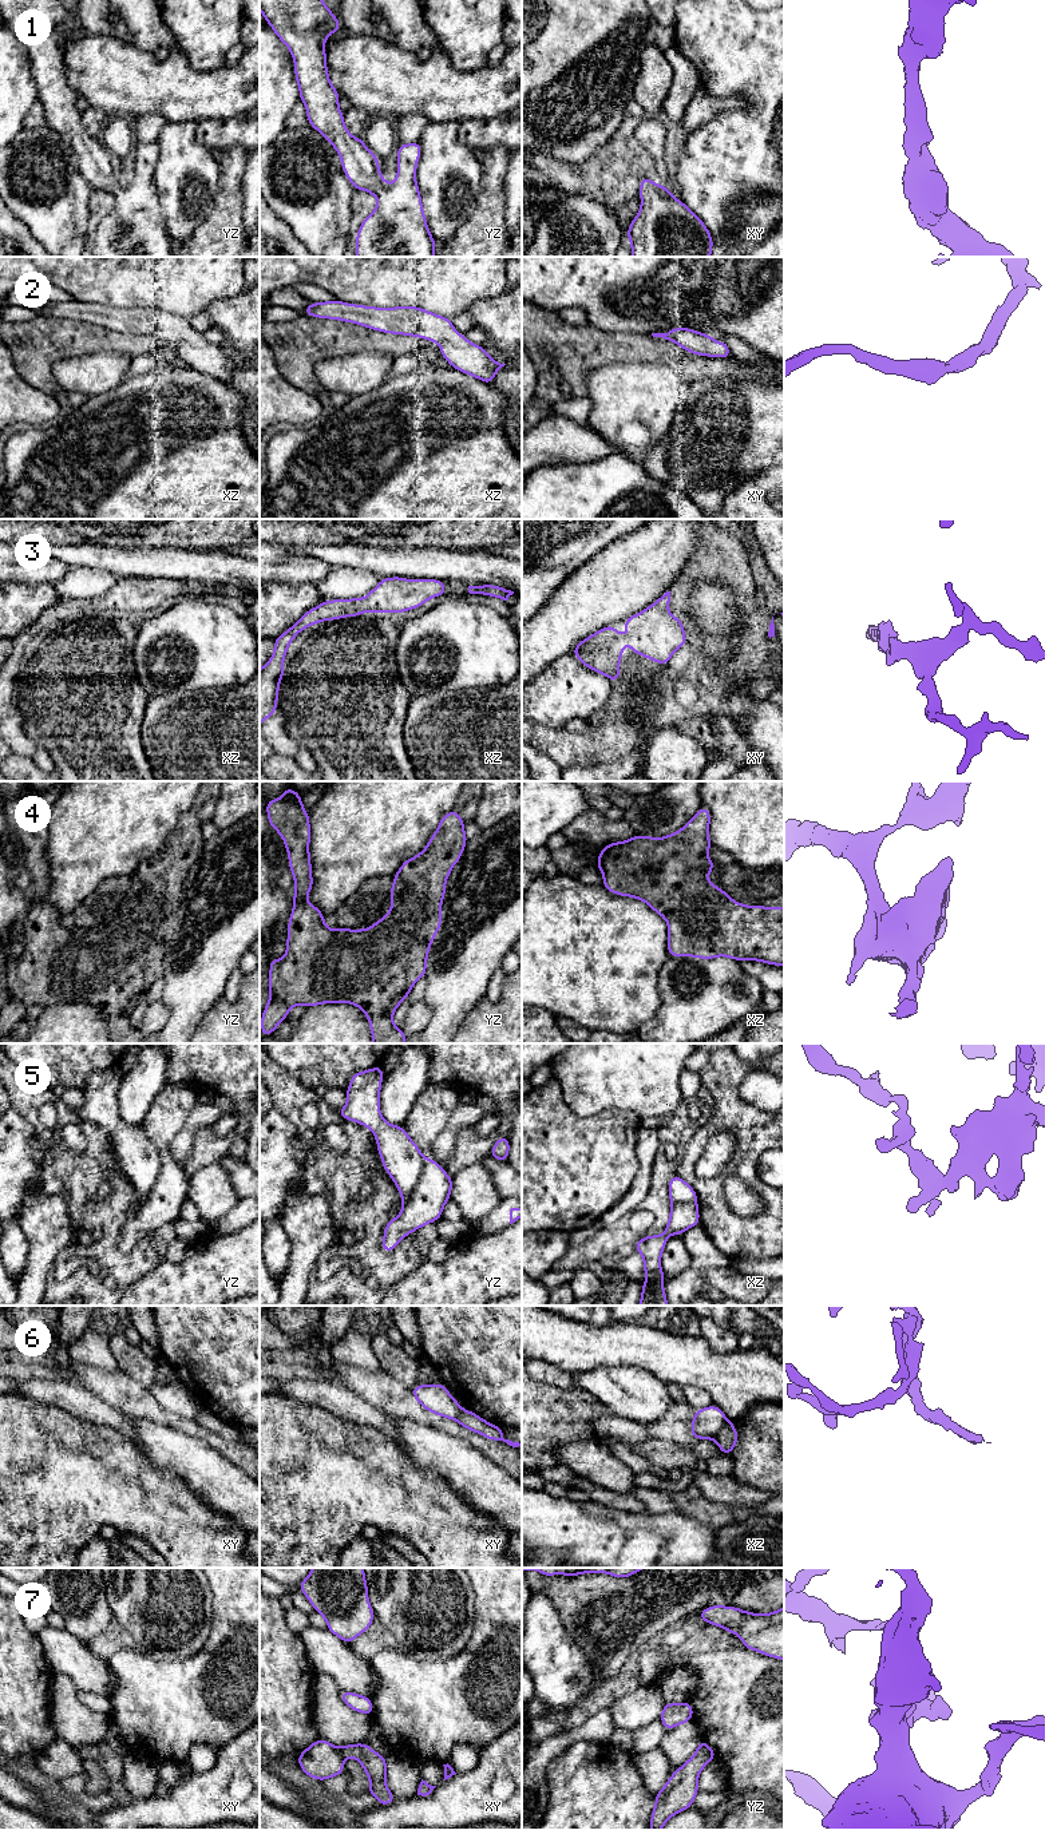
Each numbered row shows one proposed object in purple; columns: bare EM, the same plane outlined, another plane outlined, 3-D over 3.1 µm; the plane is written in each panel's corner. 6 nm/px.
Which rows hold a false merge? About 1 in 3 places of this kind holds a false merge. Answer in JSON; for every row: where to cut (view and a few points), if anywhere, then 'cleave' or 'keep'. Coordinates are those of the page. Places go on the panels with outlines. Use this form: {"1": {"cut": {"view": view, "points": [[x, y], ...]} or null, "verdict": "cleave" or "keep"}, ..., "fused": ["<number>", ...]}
{"1": {"cut": null, "verdict": "keep"}, "2": {"cut": null, "verdict": "keep"}, "3": {"cut": null, "verdict": "keep"}, "4": {"cut": null, "verdict": "keep"}, "5": {"cut": {"view": "yz", "points": [[426, 1159], [416, 1187], [404, 1204]]}, "verdict": "cleave"}, "6": {"cut": {"view": "xz", "points": [[728, 1421], [715, 1440]]}, "verdict": "cleave"}, "7": {"cut": null, "verdict": "keep"}, "fused": ["5", "6"]}

